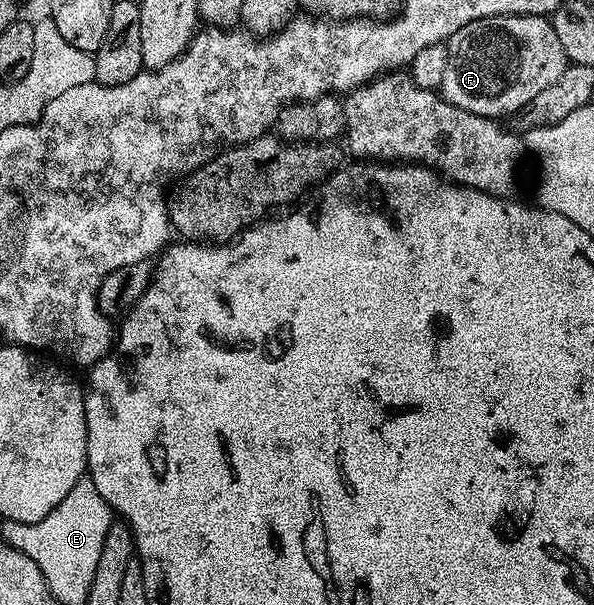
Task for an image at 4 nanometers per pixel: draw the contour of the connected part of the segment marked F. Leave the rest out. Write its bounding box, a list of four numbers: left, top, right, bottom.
[439,16,567,118]

